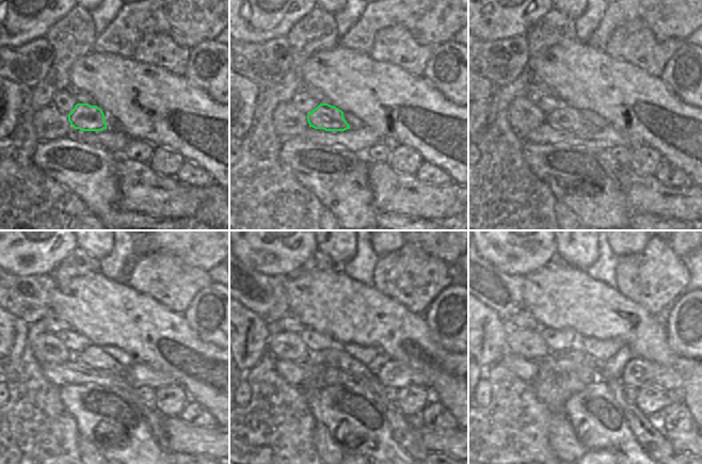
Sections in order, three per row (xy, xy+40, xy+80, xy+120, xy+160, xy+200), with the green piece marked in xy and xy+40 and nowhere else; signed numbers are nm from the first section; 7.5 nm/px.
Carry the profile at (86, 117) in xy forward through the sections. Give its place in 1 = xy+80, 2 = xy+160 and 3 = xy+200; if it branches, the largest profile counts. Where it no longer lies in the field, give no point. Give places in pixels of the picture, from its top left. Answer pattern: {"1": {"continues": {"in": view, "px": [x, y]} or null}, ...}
{"1": {"continues": {"in": "xy+80", "px": [568, 117]}}, "2": {"continues": {"in": "xy+160", "px": [407, 432]}}, "3": {"continues": {"in": "xy+200", "px": [647, 430]}}}

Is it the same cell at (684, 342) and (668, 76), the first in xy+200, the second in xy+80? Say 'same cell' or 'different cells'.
same cell

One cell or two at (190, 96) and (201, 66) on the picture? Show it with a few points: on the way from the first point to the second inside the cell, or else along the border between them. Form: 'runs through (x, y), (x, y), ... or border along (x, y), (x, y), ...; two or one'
border along (184, 75), (214, 100); two

